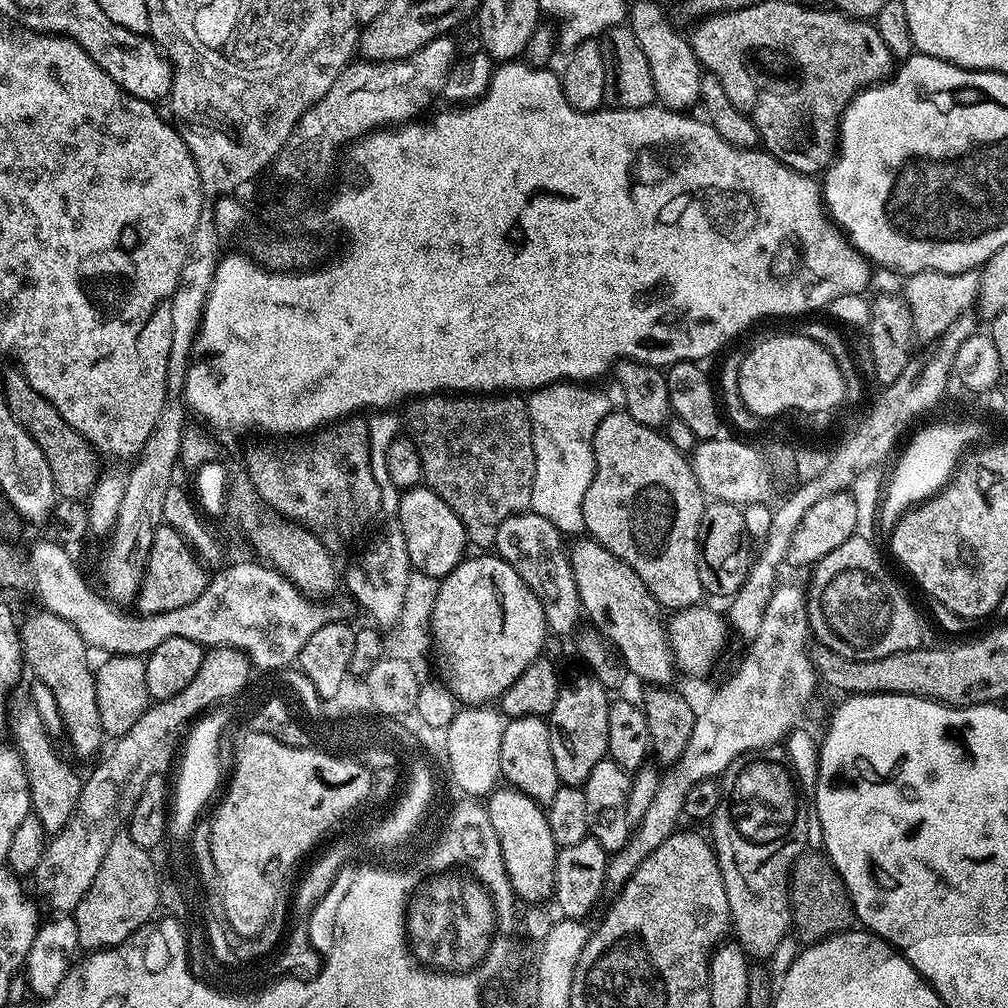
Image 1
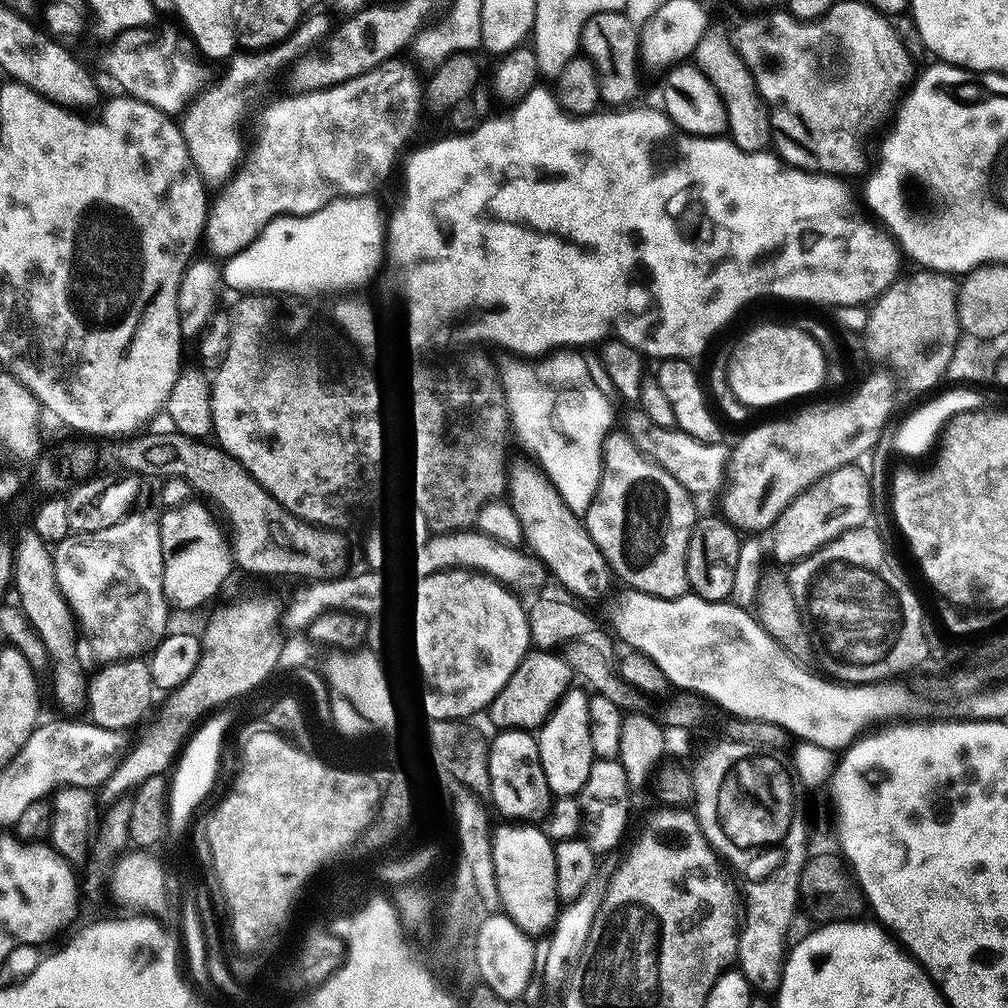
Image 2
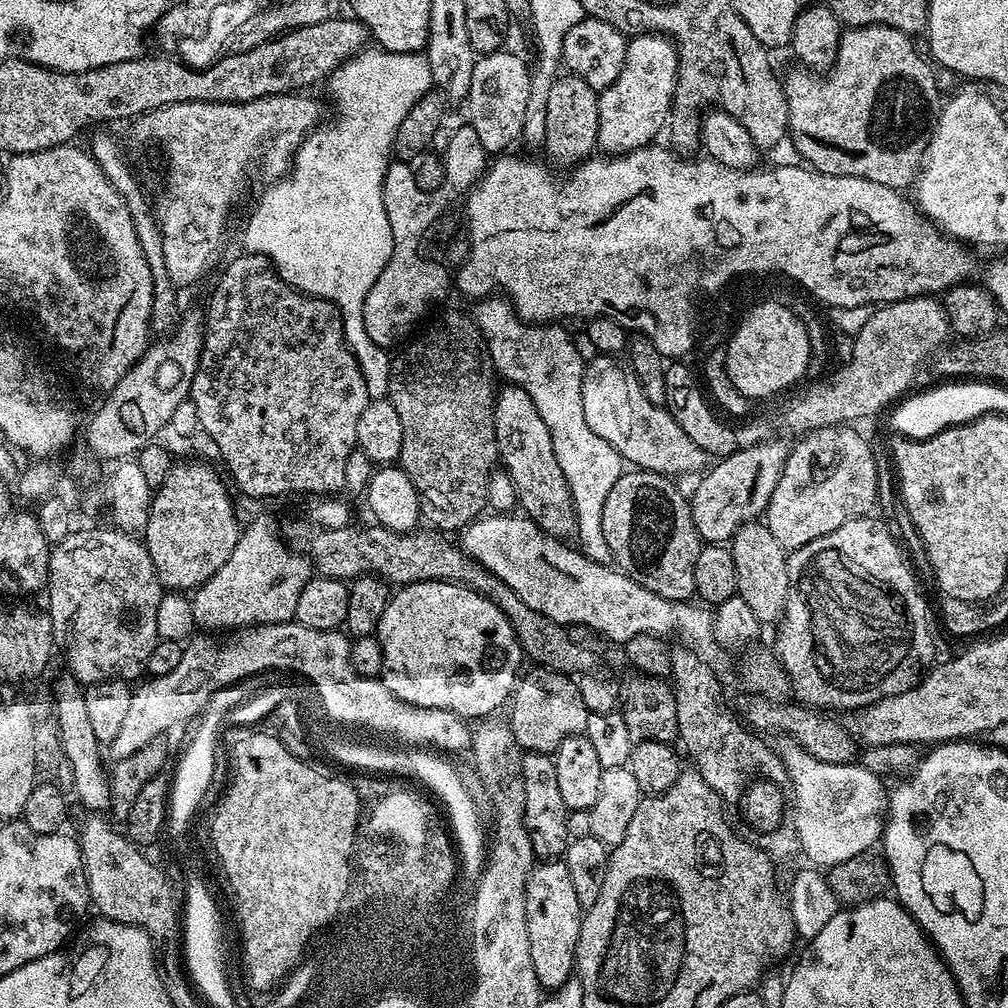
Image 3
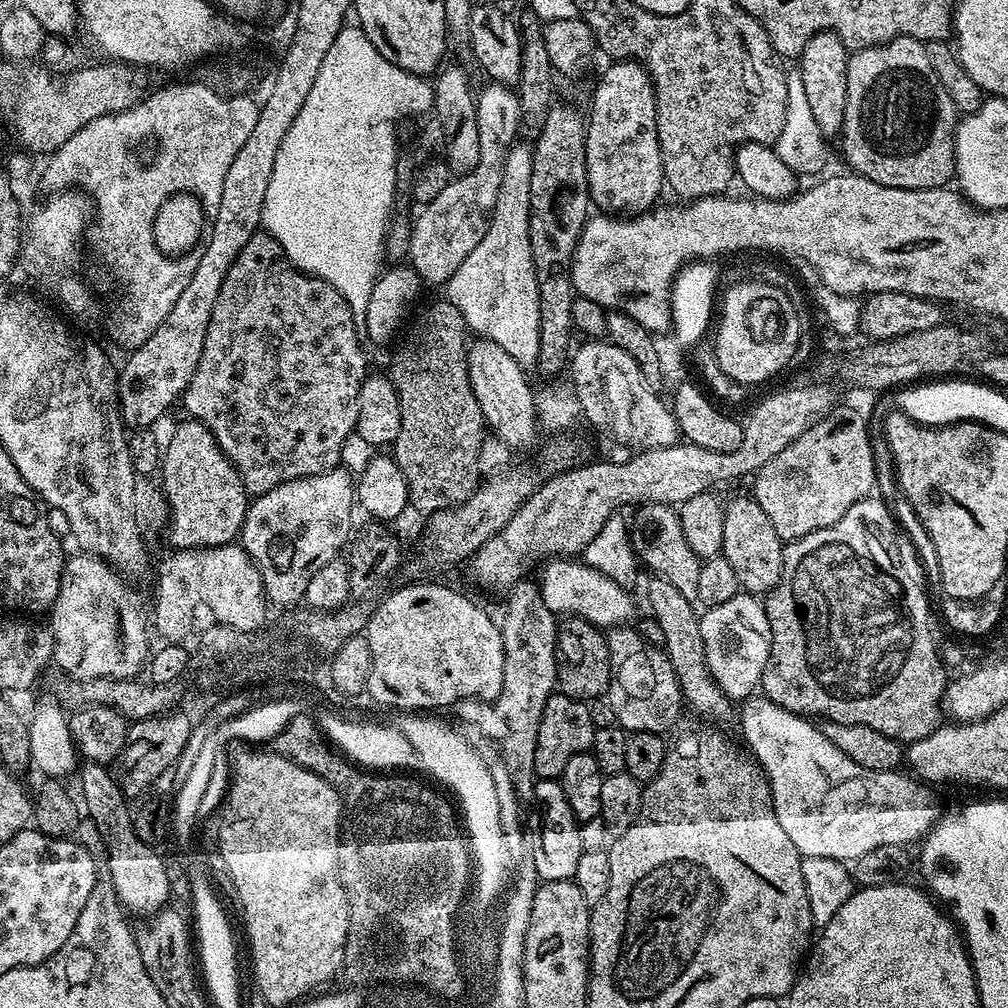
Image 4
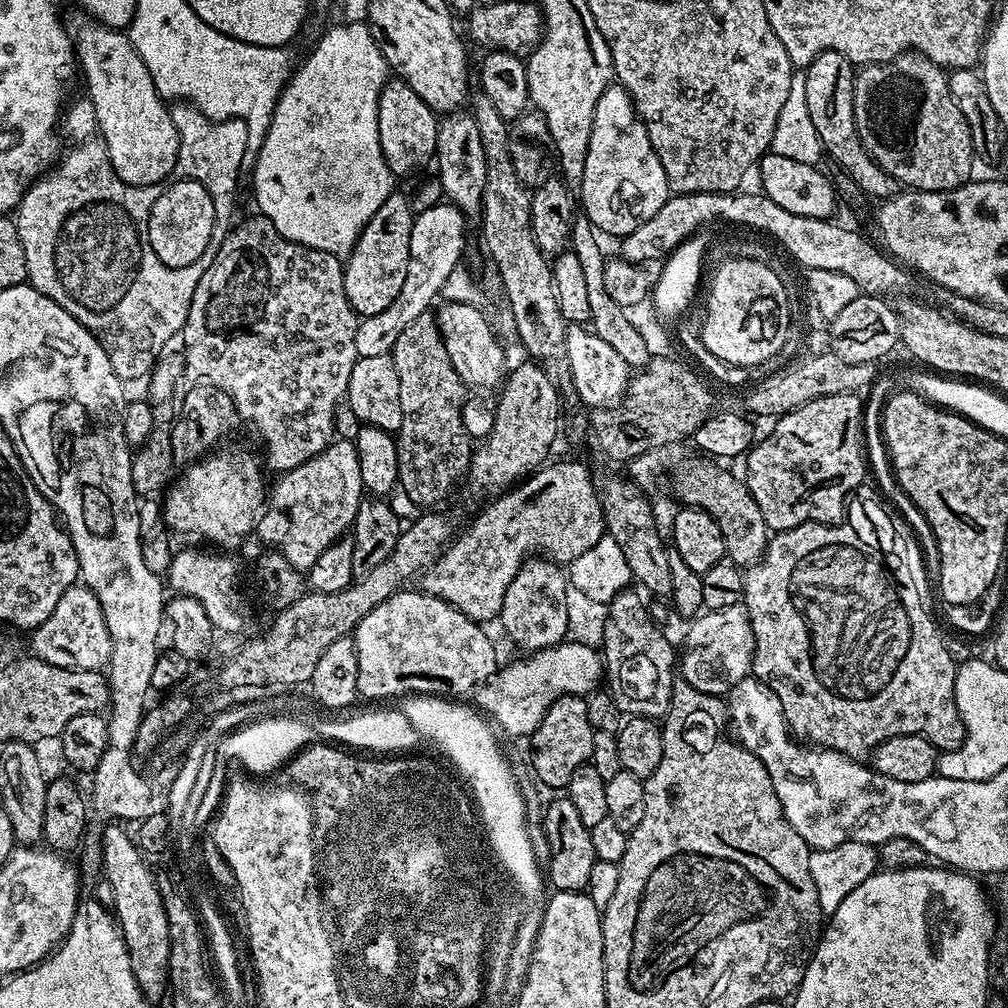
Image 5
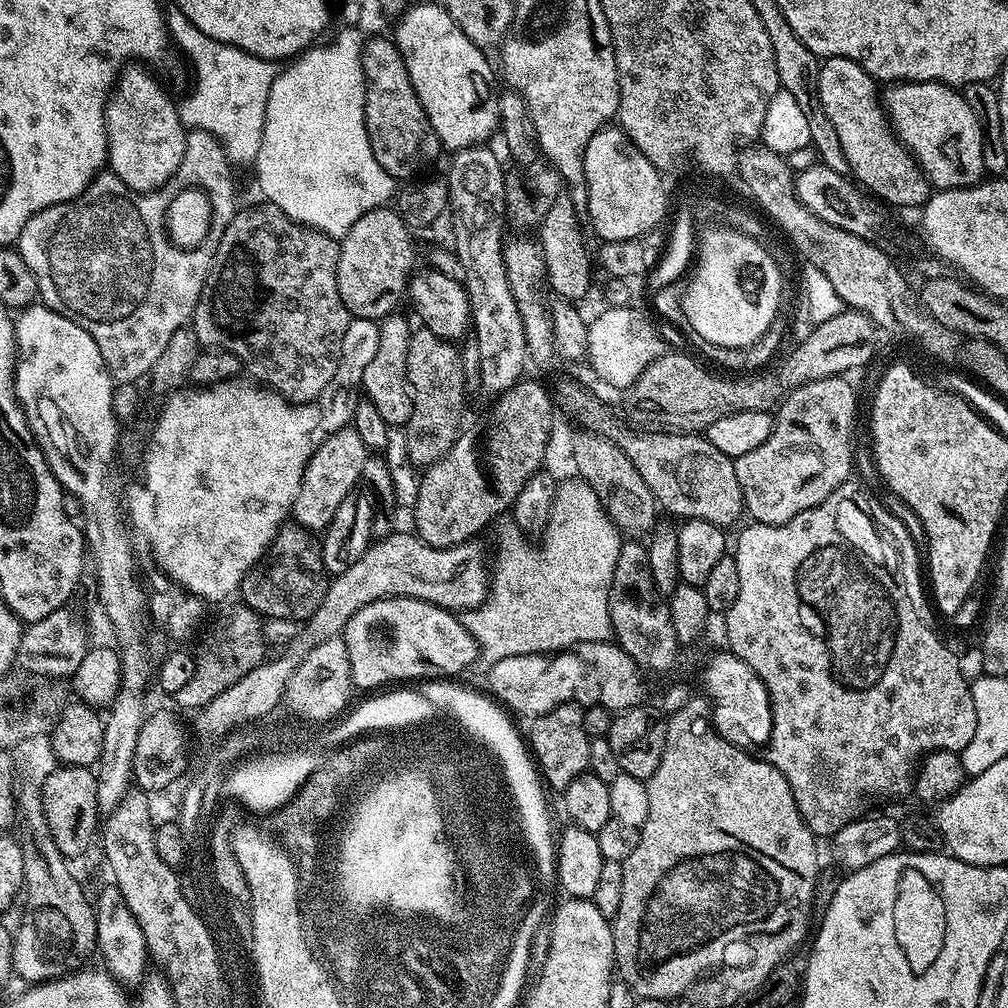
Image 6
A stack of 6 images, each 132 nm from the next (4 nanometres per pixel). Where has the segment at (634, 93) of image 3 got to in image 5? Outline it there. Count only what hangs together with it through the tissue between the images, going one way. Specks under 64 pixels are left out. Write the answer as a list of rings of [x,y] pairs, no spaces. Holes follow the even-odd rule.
[[[619,83],[609,84],[607,90],[598,98],[598,106],[594,110],[594,126],[590,134],[590,146],[586,150],[586,170],[582,174],[582,182],[578,189],[578,200],[582,205],[583,215],[588,217],[594,229],[601,233],[609,232],[610,235],[616,236],[615,238],[622,238],[638,230],[642,222],[650,222],[650,218],[654,218],[654,214],[662,210],[669,195],[666,170],[662,170],[662,162],[650,142],[646,126],[636,113],[632,99]]]

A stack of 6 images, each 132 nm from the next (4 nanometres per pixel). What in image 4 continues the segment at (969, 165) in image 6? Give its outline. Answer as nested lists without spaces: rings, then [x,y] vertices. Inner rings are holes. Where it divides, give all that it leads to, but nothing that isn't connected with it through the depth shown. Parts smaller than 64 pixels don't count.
[[[899,36],[888,44],[858,48],[851,53],[854,64],[848,64],[846,110],[838,143],[844,147],[844,160],[857,176],[878,182],[887,188],[942,188],[953,179],[956,170],[956,126],[958,111],[943,89],[934,66],[921,41]]]

